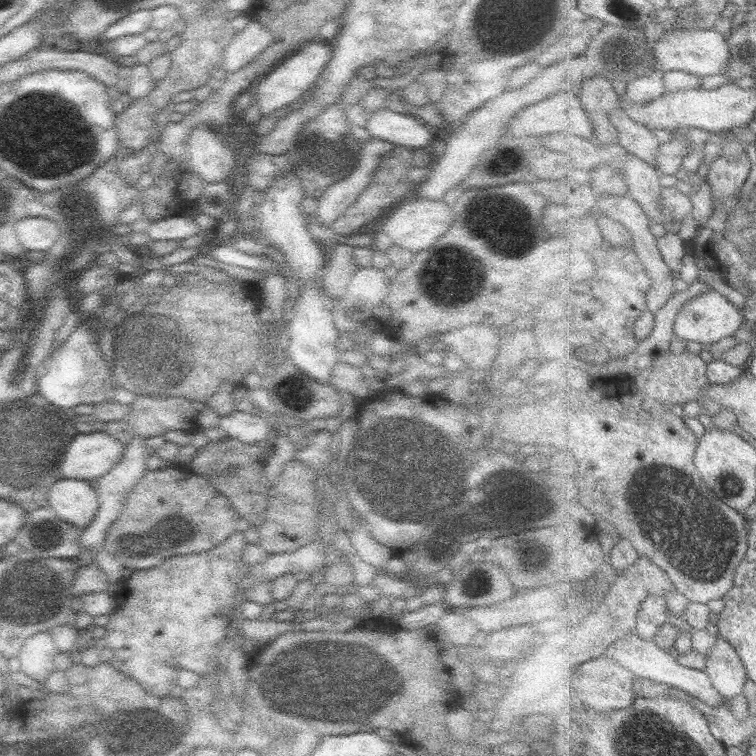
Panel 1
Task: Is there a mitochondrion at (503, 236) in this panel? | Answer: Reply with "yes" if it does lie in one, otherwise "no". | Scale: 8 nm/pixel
yes

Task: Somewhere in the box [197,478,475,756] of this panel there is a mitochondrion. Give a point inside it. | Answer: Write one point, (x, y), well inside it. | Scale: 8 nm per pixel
(307, 677)

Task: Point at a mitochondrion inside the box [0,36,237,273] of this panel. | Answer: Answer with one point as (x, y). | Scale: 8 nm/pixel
(56, 148)

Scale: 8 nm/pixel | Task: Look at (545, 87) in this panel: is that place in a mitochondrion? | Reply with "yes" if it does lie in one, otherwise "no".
no

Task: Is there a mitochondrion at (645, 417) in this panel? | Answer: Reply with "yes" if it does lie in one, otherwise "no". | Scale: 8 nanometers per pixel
no

